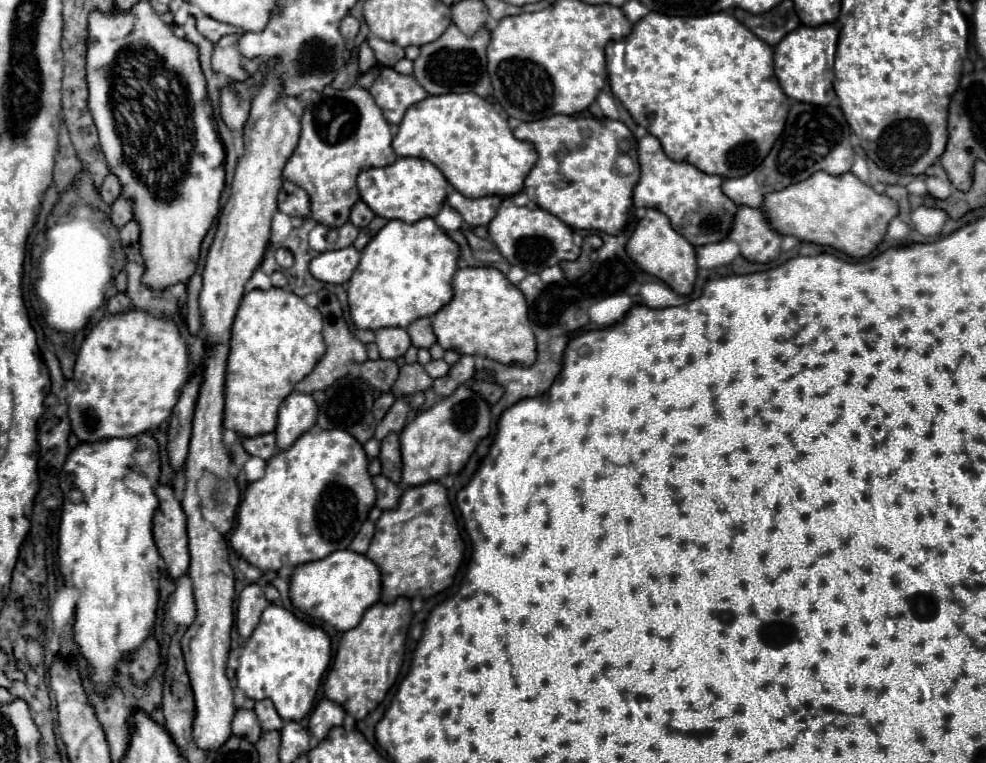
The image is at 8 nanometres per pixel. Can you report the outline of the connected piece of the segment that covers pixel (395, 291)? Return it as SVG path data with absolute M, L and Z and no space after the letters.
M425 217L417 223L391 219L361 251L361 263L349 279L347 297L353 323L359 329L377 331L381 327L407 327L419 317L429 317L437 313L453 297L451 281L457 271L457 259L459 245L441 227L437 227L437 223L431 221L431 217Z

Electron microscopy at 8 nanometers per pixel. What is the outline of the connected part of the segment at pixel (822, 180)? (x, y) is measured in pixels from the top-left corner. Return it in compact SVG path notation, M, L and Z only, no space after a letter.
M815 173L807 181L801 181L801 183L789 185L787 189L765 195L765 213L773 229L779 231L781 235L793 235L801 241L829 245L833 249L843 251L849 257L861 259L861 257L867 257L871 251L875 251L877 245L883 241L889 221L899 213L899 205L883 193L875 193L873 187L859 181L859 177L855 177L853 173L843 173L843 175Z

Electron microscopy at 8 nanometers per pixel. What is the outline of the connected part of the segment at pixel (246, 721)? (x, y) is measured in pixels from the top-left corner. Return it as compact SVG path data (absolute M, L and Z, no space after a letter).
M237 709L235 717L233 717L233 735L243 737L251 743L257 743L261 733L263 731L261 731L261 725L259 725L259 719L255 717L255 711Z

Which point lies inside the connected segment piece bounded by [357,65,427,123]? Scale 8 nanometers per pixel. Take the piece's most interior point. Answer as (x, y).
(394, 93)

